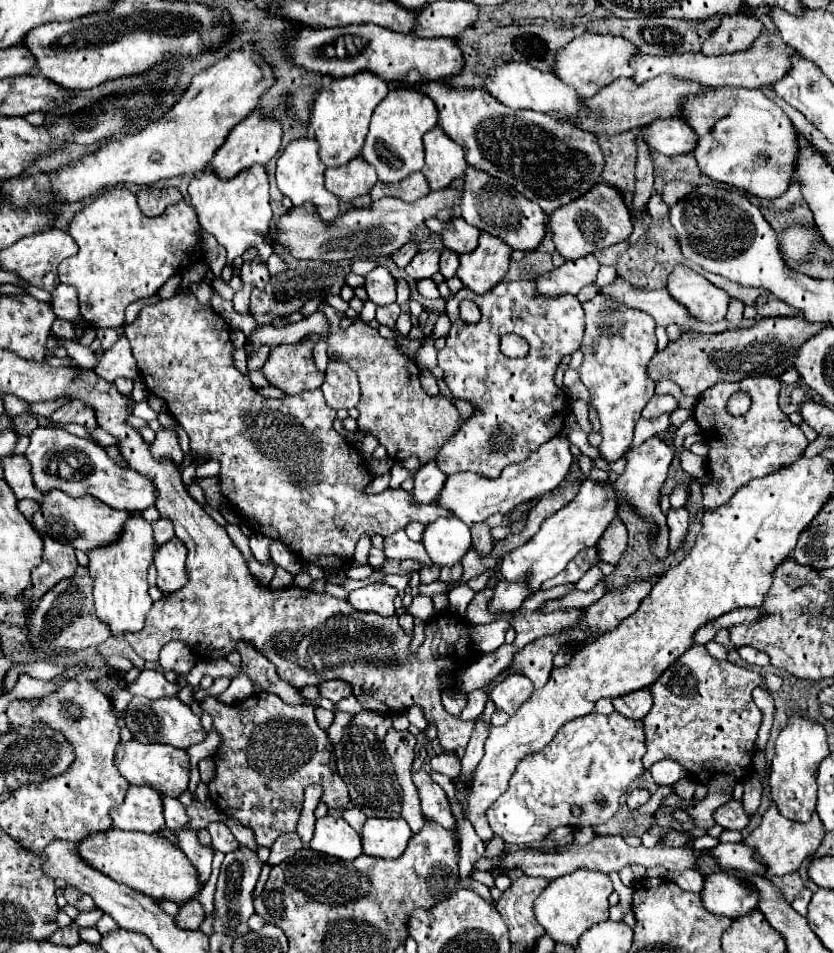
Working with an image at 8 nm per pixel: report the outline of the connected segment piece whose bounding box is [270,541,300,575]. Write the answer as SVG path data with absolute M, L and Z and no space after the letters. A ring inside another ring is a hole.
M280 541L270 543L270 559L272 559L272 563L280 565L282 569L286 569L294 575L300 571L300 561L292 559L292 553L288 553L288 549Z

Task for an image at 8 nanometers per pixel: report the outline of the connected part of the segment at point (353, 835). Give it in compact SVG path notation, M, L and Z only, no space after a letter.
M326 815L316 821L316 831L310 841L314 851L352 861L362 855L362 841L360 835L342 819Z

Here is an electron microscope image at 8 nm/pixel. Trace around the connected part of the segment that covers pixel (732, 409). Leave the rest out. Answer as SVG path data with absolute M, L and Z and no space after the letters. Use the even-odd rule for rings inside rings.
M742 391L734 393L734 395L730 397L726 409L728 409L728 413L730 413L732 417L744 415L744 413L750 409L750 395L748 395L748 393L742 393Z

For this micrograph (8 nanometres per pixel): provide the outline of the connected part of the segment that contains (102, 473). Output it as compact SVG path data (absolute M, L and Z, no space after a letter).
M38 427L30 435L30 445L26 449L26 459L32 463L32 479L36 489L42 493L60 489L72 497L80 495L92 495L106 505L130 511L130 513L142 513L148 507L154 507L154 487L150 481L134 471L134 469L122 469L112 459L108 459L106 449L96 445L94 441L76 437L64 429L58 427Z

